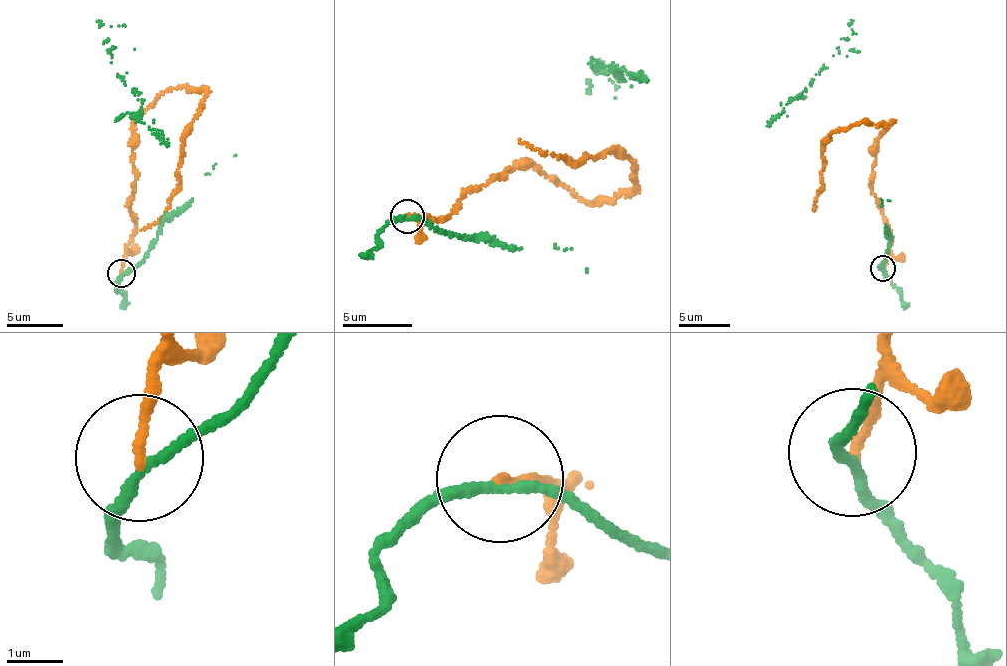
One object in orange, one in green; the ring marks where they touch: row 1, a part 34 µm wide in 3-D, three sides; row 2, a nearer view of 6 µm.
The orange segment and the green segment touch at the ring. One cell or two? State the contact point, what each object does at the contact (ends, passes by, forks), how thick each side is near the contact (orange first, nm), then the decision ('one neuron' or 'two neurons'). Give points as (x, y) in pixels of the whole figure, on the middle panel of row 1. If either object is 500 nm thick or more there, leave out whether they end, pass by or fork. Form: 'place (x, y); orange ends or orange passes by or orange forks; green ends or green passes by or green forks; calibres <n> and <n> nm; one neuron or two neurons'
place (407, 216); orange ends; green passes by; calibres 160 and 150 nm; two neurons

